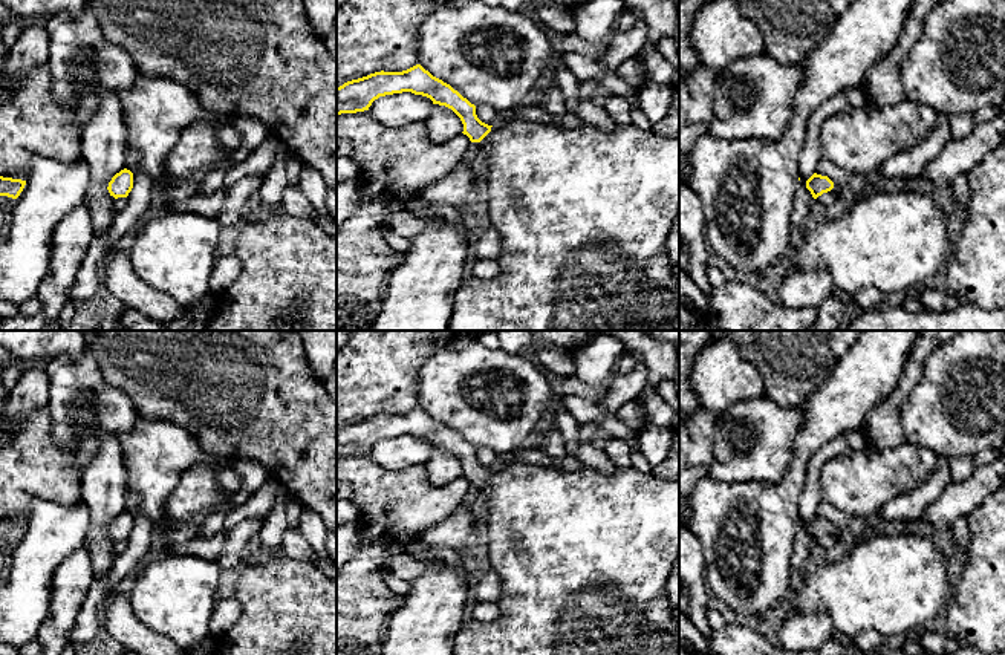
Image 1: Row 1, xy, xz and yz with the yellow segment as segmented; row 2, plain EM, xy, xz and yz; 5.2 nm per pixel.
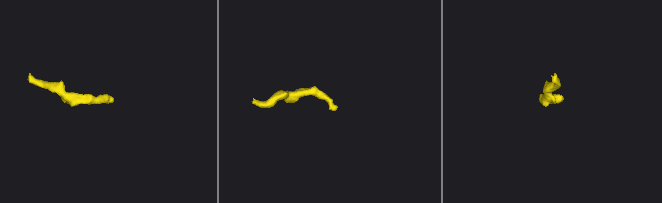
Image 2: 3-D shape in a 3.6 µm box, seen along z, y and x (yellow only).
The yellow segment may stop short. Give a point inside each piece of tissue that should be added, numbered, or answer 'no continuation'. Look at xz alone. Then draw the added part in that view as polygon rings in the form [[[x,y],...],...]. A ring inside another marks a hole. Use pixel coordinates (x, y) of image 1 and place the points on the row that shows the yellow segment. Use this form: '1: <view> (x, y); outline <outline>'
1: xz (583, 215); outline [[[516,119],[493,125],[479,142],[488,159],[488,179],[482,197],[488,205],[489,226],[502,237],[500,274],[494,279],[465,279],[454,295],[448,331],[679,331],[679,277],[673,274],[665,243],[679,214],[679,138],[659,136],[632,124],[612,132],[583,124],[577,129]]]

